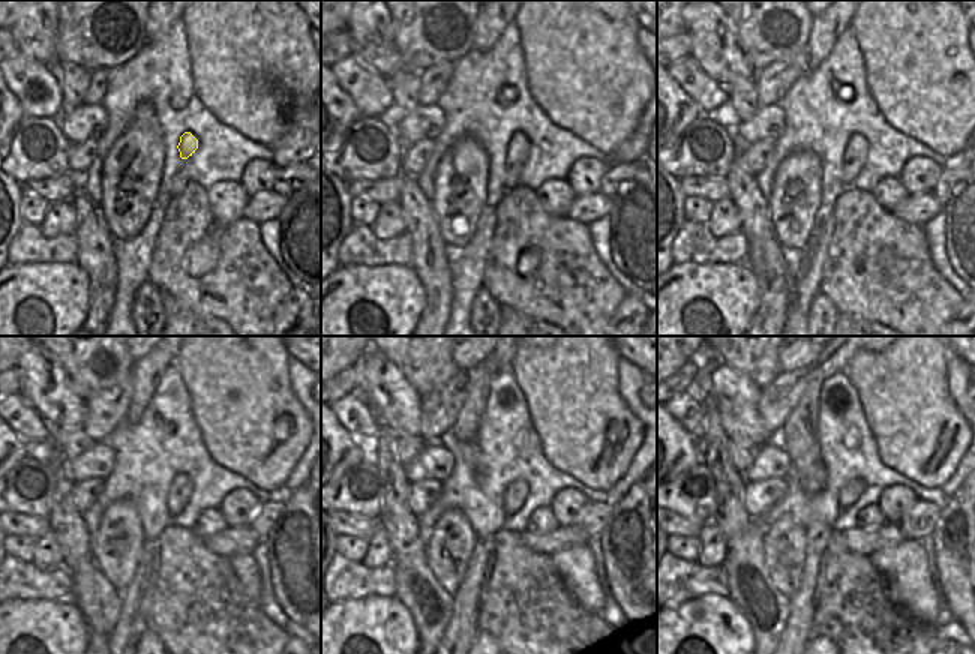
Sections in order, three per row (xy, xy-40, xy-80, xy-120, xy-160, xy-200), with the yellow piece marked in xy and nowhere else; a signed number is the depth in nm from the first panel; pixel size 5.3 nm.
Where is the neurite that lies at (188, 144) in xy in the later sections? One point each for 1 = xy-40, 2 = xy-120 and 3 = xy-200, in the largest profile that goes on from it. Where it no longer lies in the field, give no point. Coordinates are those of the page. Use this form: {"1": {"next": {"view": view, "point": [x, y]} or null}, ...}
{"1": {"next": {"view": "xy-40", "point": [518, 149]}}, "2": {"next": {"view": "xy-120", "point": [180, 491]}}, "3": {"next": {"view": "xy-200", "point": [851, 492]}}}

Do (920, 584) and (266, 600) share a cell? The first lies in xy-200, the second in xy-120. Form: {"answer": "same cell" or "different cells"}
{"answer": "different cells"}

